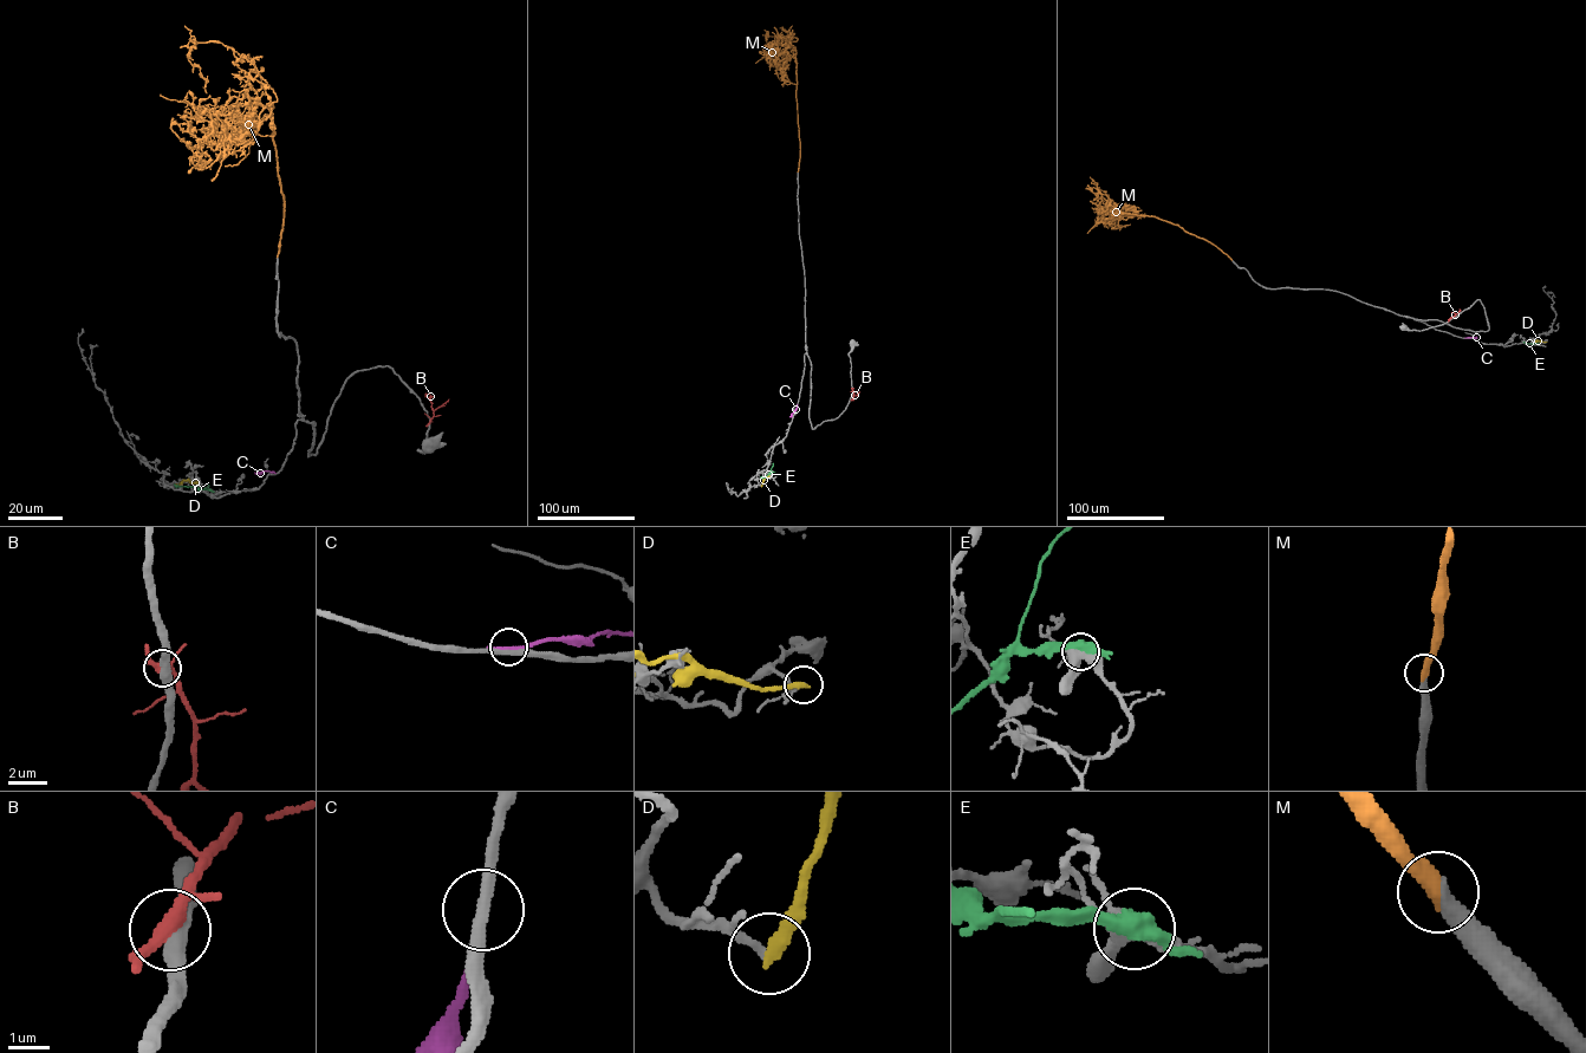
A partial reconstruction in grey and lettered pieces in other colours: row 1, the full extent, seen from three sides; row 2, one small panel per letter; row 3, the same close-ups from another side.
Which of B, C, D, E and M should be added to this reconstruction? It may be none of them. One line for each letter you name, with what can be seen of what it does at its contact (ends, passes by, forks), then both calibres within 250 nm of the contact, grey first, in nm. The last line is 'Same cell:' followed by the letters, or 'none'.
M: it ends there; 380 nm thick on the grey side, 420 nm on the other
Same cell: M

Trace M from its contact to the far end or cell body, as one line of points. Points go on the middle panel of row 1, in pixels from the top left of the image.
M: (798, 171), (795, 51), (787, 37), (767, 37), (772, 53)

